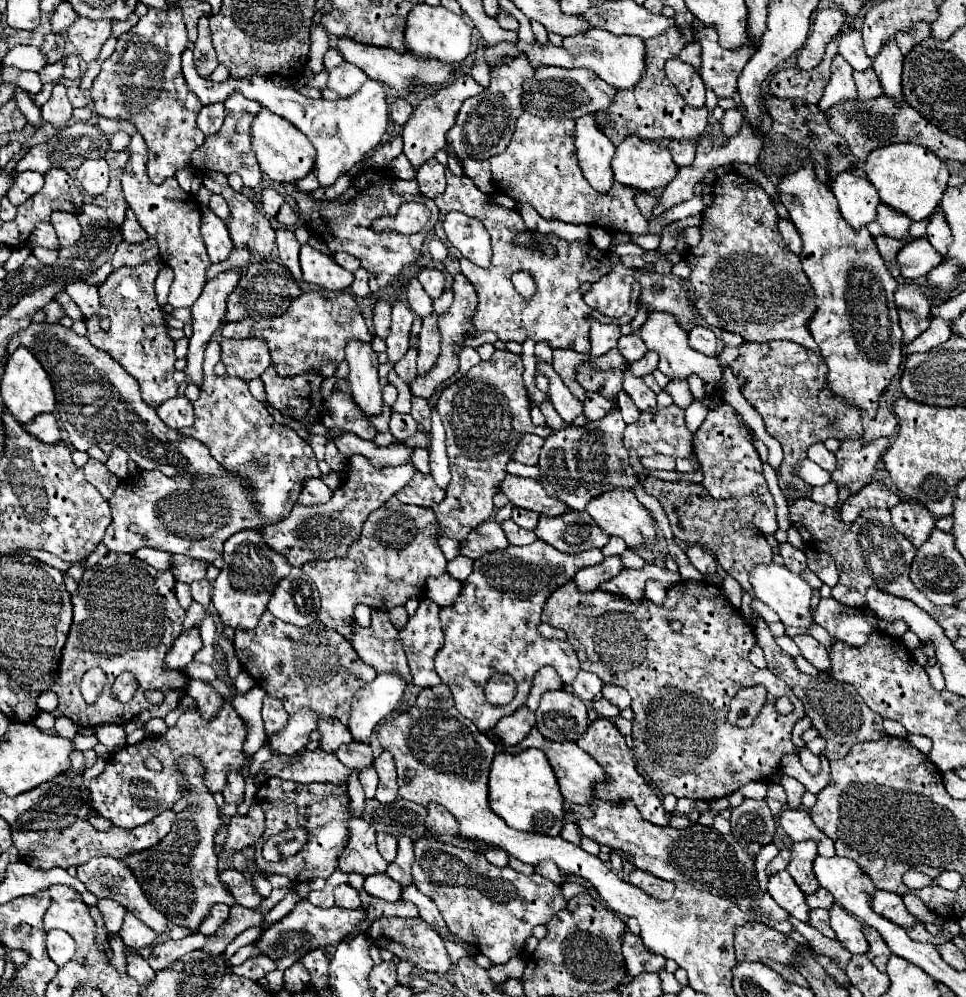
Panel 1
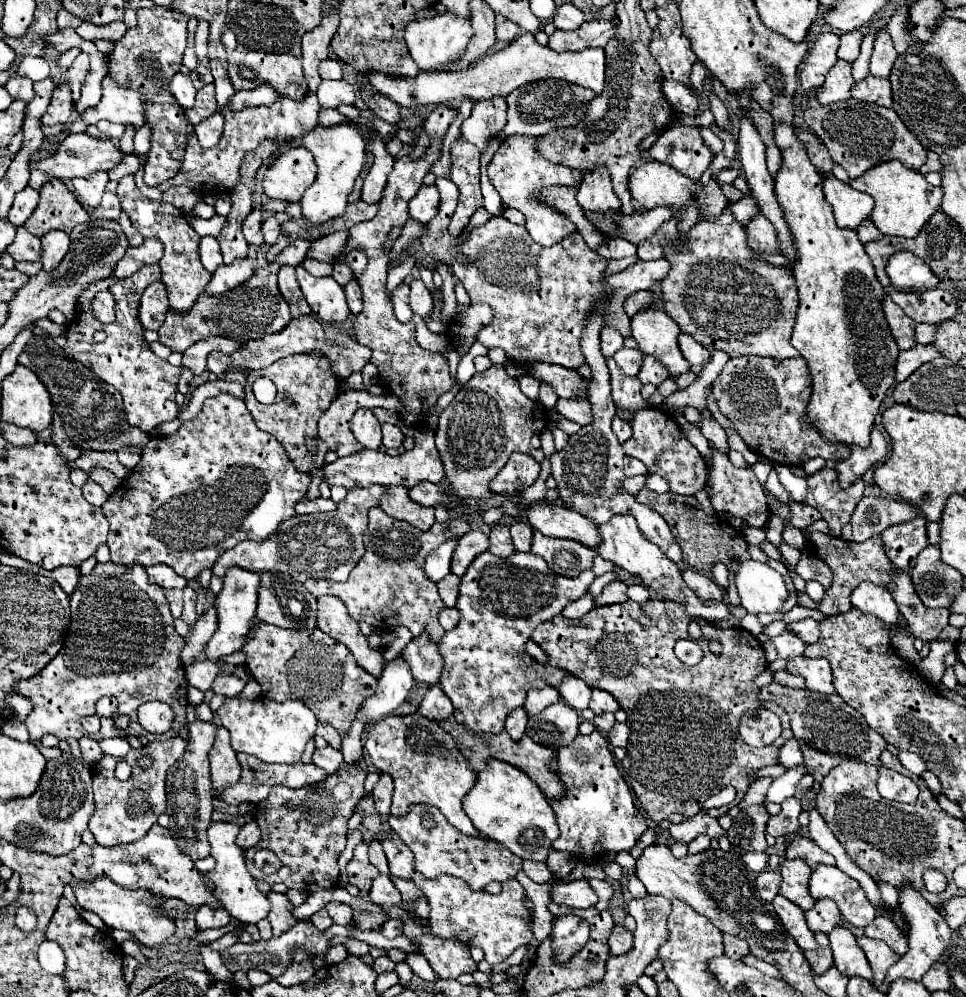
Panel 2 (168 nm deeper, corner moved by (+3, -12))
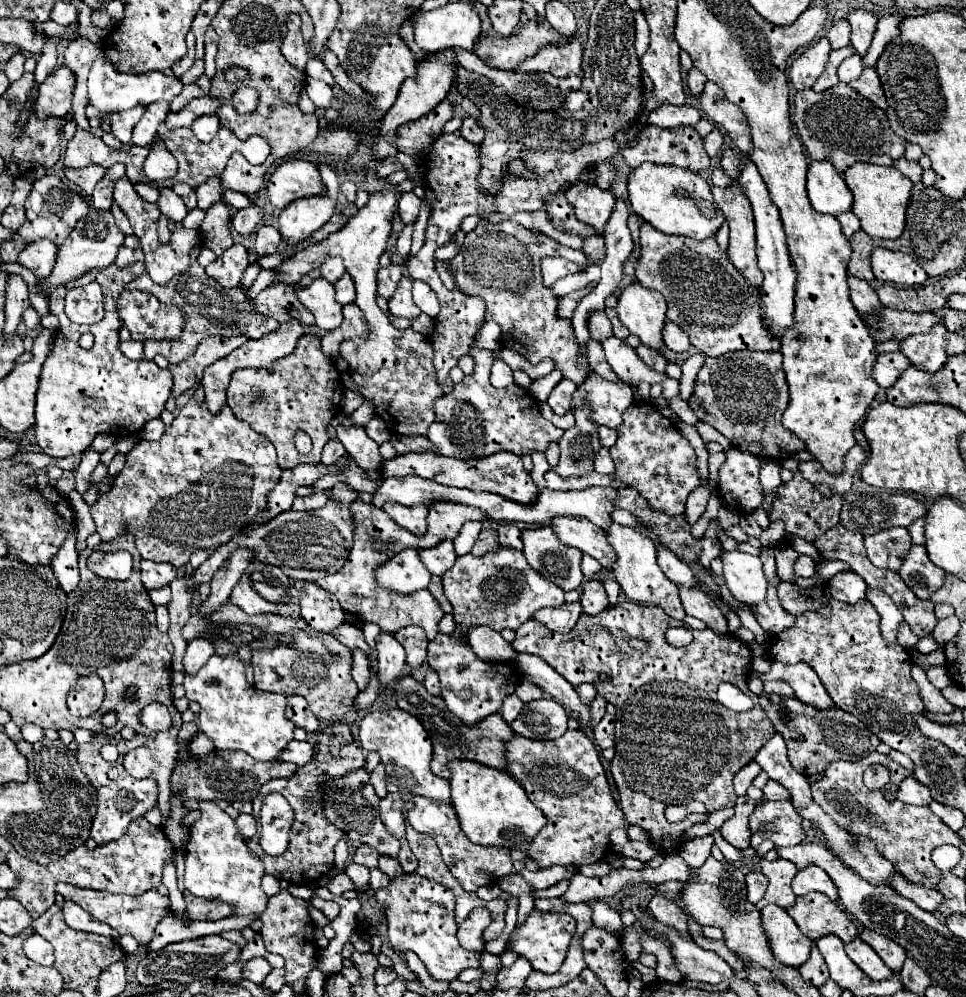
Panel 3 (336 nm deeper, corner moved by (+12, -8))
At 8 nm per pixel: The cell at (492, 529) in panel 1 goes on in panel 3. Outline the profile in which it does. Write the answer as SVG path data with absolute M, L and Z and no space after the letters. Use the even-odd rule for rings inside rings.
M453 540L439 542L437 546L421 550L419 554L421 554L421 560L425 560L425 566L429 568L429 572L437 574L437 576L443 576L457 560L457 554L455 554L455 548L453 548Z

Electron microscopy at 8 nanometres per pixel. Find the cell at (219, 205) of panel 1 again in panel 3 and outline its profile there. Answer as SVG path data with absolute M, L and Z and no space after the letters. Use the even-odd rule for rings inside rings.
M163 188L163 190L161 190L161 196L159 196L157 206L159 206L159 210L161 210L163 214L167 214L167 218L177 220L177 222L181 222L181 220L187 216L187 212L189 212L189 208L187 208L187 204L183 202L183 198L177 196L171 188Z

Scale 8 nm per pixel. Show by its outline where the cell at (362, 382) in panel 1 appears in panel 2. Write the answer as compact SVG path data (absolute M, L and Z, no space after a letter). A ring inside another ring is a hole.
M360 408L356 410L354 418L350 420L350 430L356 436L356 440L370 450L380 450L382 446L382 434L380 434L380 422L374 418L372 410Z

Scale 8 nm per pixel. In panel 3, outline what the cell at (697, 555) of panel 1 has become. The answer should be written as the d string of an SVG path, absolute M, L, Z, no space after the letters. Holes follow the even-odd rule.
M679 586L679 590L681 590L683 608L689 616L695 616L695 618L707 622L709 628L717 630L717 634L729 634L723 612L719 610L719 606L713 602L713 598L701 586L695 586L695 588Z

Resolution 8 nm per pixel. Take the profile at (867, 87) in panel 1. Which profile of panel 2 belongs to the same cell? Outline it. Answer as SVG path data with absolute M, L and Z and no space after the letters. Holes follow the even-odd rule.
M868 76L862 82L856 82L852 86L852 98L862 102L874 102L884 108L892 108L892 90L888 78L874 78Z

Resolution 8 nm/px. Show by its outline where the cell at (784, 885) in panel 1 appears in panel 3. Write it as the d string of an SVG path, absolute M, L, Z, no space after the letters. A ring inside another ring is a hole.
M775 904L765 906L761 910L761 918L771 950L777 956L777 960L785 966L799 968L809 958L811 940L801 934L793 918L781 906Z

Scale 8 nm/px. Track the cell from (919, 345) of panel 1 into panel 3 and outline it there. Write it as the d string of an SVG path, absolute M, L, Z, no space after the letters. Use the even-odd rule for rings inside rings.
M901 352L879 354L879 358L873 366L873 378L881 388L889 388L899 378L899 374L909 366L911 366L911 360Z

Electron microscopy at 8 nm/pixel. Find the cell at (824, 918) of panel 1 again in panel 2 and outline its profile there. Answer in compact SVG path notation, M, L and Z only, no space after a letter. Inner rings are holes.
M816 934L816 942L818 942L818 950L814 952L804 952L808 964L812 966L812 972L816 976L824 974L828 968L832 968L832 950L830 950L830 942L826 934Z

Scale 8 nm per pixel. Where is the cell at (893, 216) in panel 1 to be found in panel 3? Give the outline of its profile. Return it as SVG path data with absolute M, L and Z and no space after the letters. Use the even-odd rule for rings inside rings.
M845 212L845 214L839 214L837 220L841 222L841 230L847 238L851 238L857 230L861 230L861 222L859 218L853 214L853 212Z

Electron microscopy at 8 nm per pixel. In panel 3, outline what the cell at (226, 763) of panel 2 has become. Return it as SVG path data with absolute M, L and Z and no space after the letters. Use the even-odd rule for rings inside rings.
M197 732L197 736L189 742L189 752L191 752L193 756L203 758L203 756L211 754L213 750L215 750L215 746L213 746L211 738L209 738L207 734L203 734L203 732Z

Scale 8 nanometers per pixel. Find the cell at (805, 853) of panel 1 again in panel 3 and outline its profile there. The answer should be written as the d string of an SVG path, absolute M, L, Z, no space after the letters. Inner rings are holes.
M761 860L761 872L769 878L769 886L767 892L763 896L763 900L757 902L757 908L761 910L767 904L777 904L781 908L789 908L795 902L795 894L791 890L791 880L797 874L797 868L793 862L789 860Z

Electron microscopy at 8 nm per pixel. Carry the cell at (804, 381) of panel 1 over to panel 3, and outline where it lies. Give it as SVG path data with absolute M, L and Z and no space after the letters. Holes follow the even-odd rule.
M729 352L717 358L707 358L699 370L689 406L701 422L719 430L735 448L747 450L757 458L785 462L799 450L805 450L805 442L781 424L781 416L789 402L789 388L781 360L781 352Z

